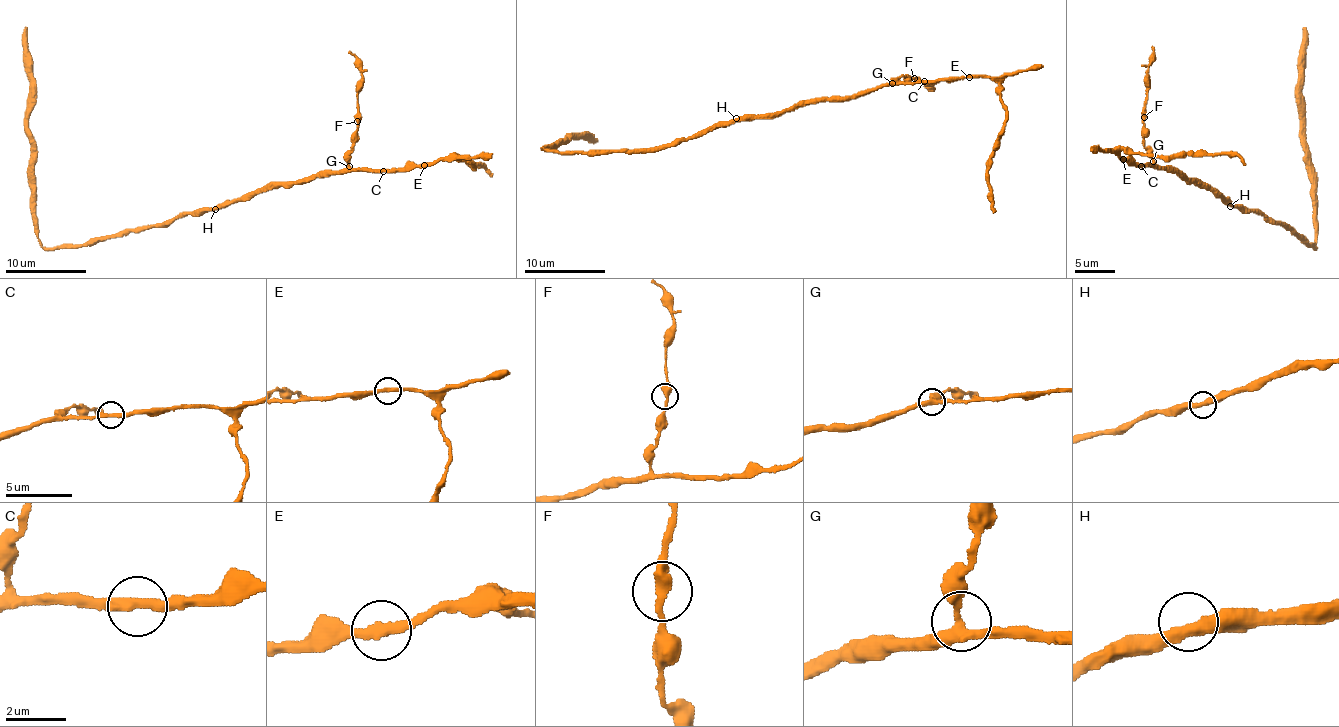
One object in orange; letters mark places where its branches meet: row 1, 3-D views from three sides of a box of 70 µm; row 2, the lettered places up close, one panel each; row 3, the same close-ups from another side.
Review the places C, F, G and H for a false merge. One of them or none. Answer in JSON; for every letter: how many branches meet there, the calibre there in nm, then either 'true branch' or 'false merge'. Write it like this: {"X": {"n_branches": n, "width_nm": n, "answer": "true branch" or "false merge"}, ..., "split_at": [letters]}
{"C": {"n_branches": 2, "width_nm": 340, "answer": "true branch"}, "F": {"n_branches": 2, "width_nm": 360, "answer": "true branch"}, "G": {"n_branches": 3, "width_nm": 320, "answer": "true branch"}, "H": {"n_branches": 2, "width_nm": 400, "answer": "true branch"}, "split_at": []}

